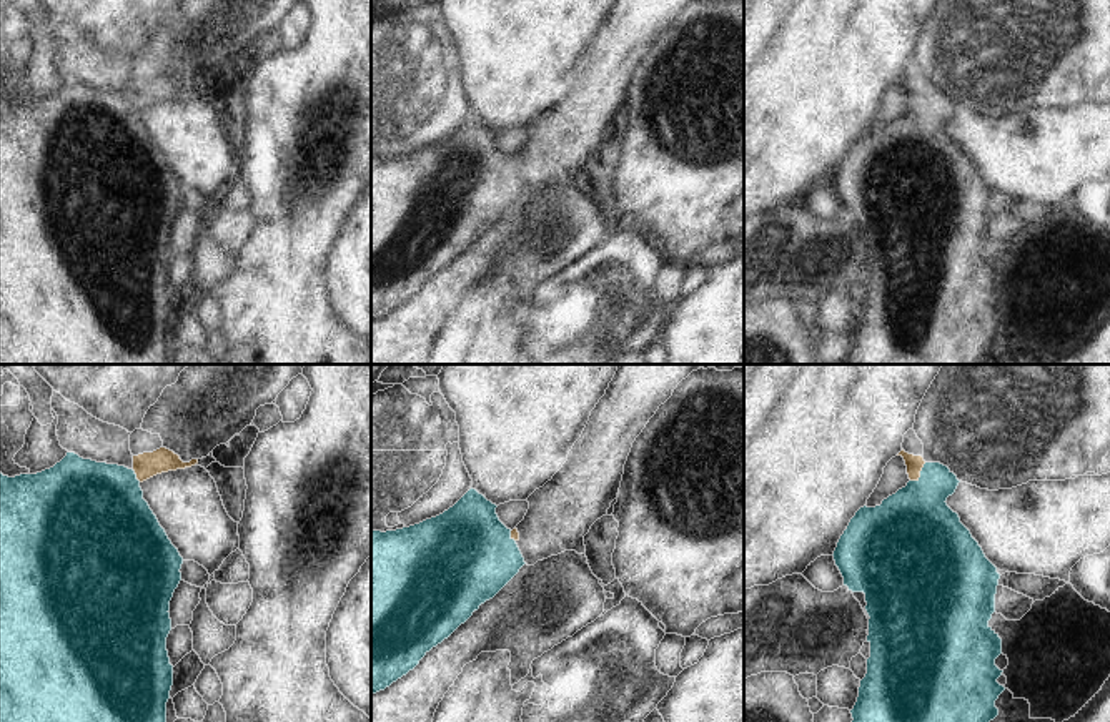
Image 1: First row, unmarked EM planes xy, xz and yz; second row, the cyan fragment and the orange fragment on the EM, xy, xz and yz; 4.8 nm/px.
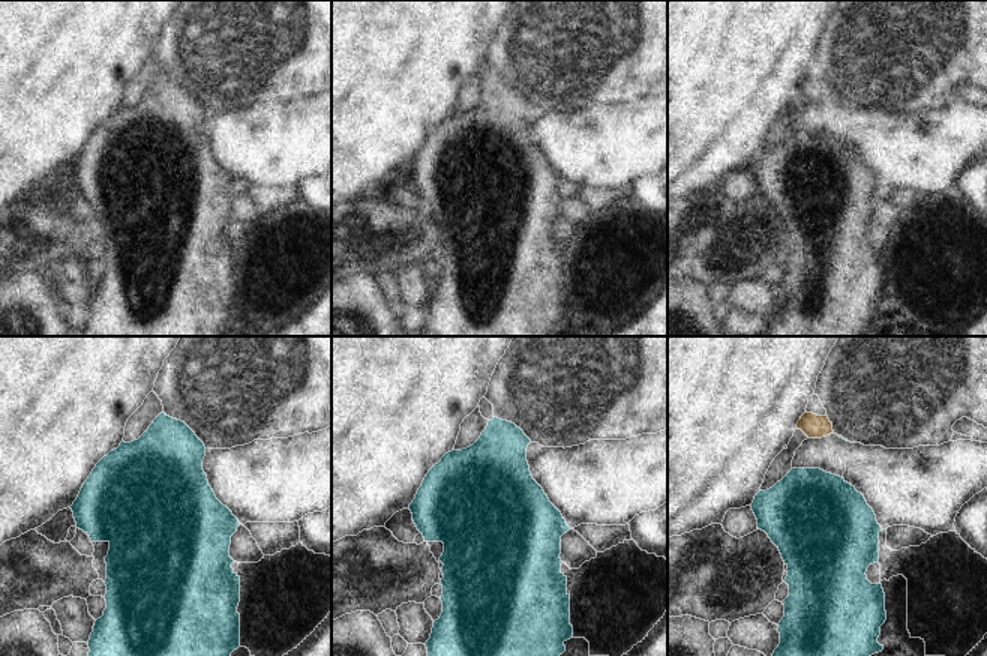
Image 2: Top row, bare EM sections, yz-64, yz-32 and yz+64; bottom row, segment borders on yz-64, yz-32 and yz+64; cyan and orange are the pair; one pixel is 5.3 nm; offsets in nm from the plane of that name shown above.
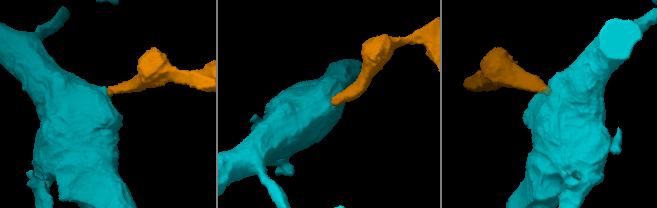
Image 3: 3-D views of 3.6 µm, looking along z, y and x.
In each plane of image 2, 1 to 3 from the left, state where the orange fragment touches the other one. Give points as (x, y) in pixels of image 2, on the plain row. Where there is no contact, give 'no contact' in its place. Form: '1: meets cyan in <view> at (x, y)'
1: no contact
2: no contact
3: no contact

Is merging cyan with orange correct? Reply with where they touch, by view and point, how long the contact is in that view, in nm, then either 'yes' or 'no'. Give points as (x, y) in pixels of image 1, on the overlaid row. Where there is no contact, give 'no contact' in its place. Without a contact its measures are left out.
contact yz (921, 474); length 120 nm; yes

